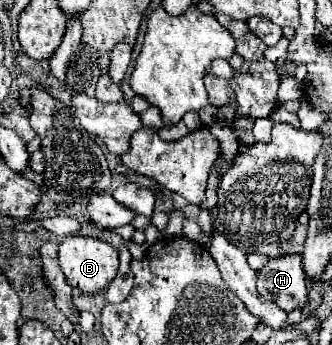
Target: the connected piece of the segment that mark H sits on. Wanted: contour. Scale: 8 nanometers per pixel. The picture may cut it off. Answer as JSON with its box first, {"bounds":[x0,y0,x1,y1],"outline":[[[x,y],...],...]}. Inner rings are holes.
{"bounds":[257,254,307,312],"outline":[[[301,254],[271,258],[257,272],[257,290],[263,298],[275,302],[285,312],[303,308],[307,304],[307,282]]]}

